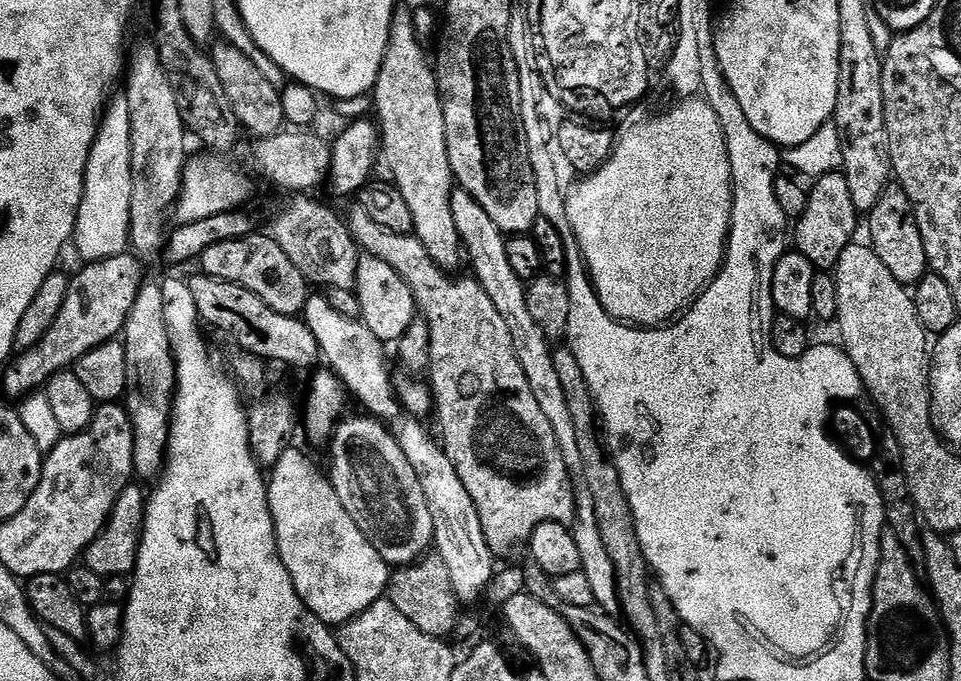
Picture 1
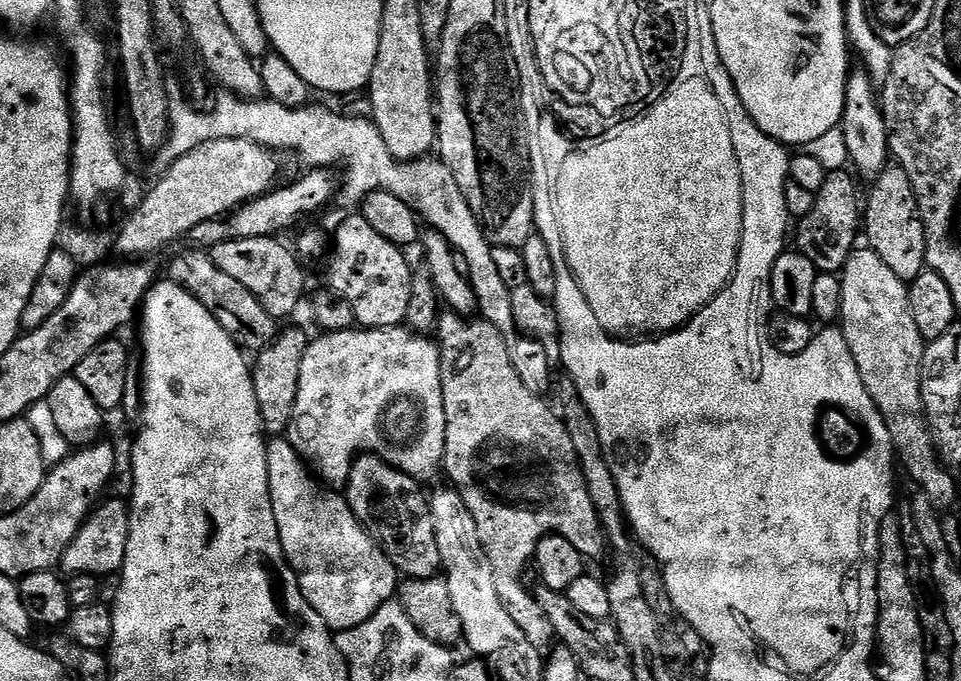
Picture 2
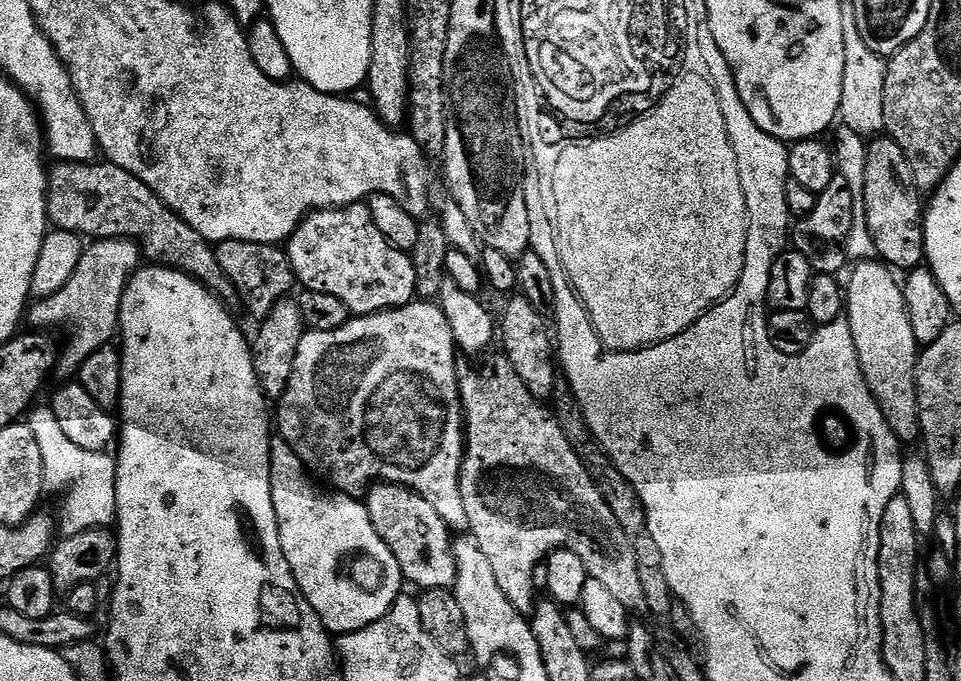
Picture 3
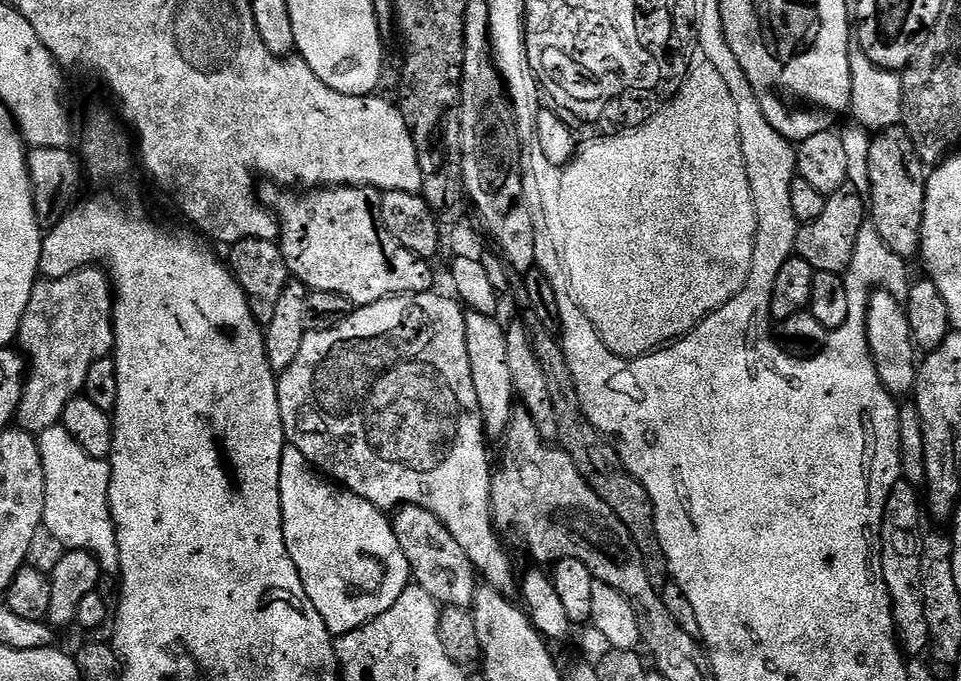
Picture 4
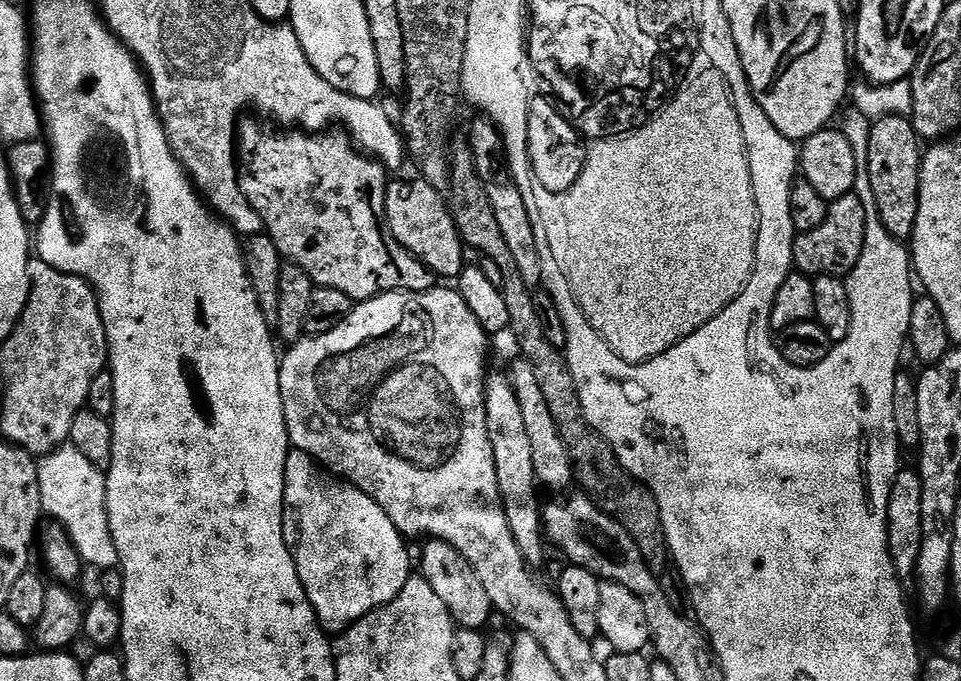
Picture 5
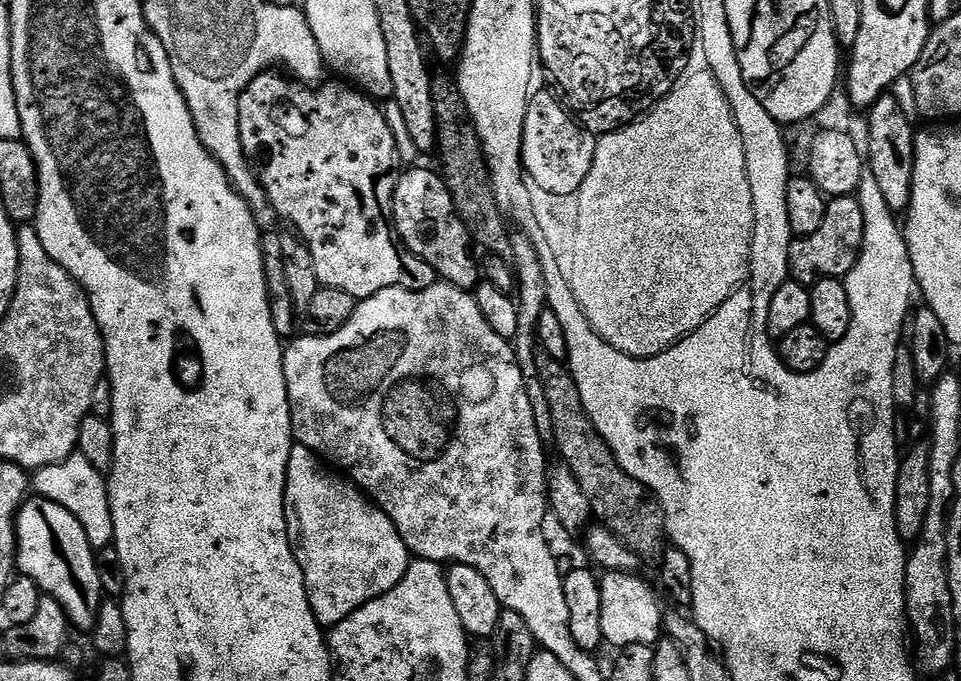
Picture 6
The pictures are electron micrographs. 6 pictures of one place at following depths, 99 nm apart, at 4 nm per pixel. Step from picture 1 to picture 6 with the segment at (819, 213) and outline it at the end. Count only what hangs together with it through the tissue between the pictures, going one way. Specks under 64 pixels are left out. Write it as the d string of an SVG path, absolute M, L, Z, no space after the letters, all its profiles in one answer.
M855 195L834 196L828 200L826 218L822 226L809 236L795 237L788 255L788 275L800 284L814 285L822 278L839 280L852 272L860 257L862 238L866 230L866 218Z

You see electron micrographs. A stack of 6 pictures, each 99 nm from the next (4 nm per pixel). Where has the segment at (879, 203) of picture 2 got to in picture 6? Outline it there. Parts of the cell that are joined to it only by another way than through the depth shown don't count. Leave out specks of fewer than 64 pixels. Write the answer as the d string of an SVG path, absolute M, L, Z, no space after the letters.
M885 94L867 109L868 133L870 146L866 153L866 166L874 170L874 178L882 195L886 198L886 206L897 214L907 213L912 197L912 179L914 178L914 158L916 157L916 132L914 121L906 118L902 106L898 106L898 98Z

